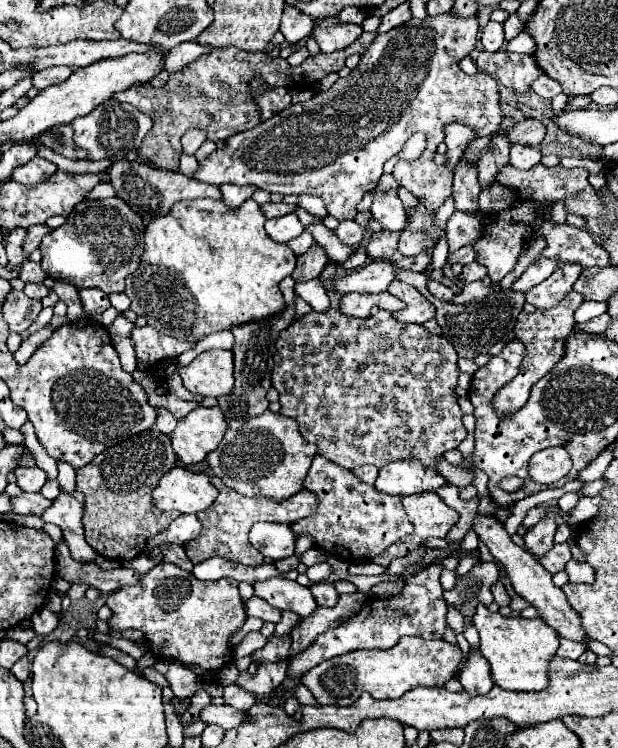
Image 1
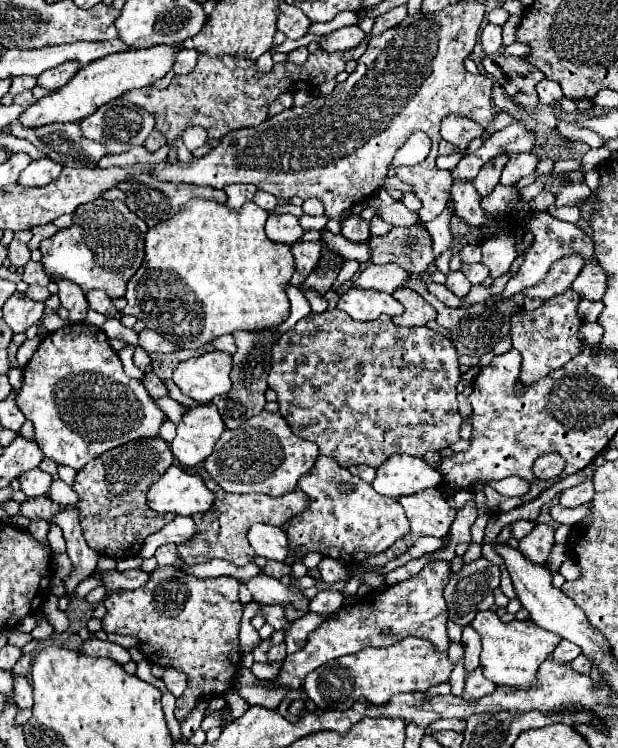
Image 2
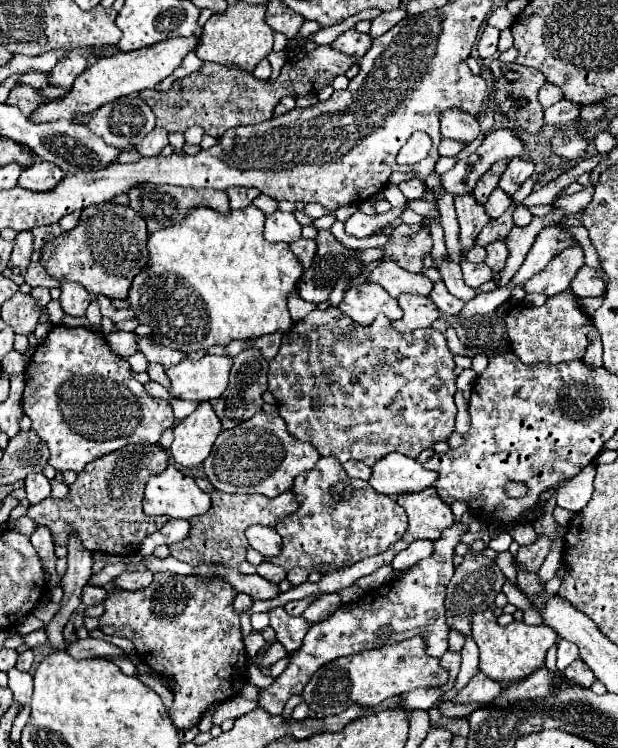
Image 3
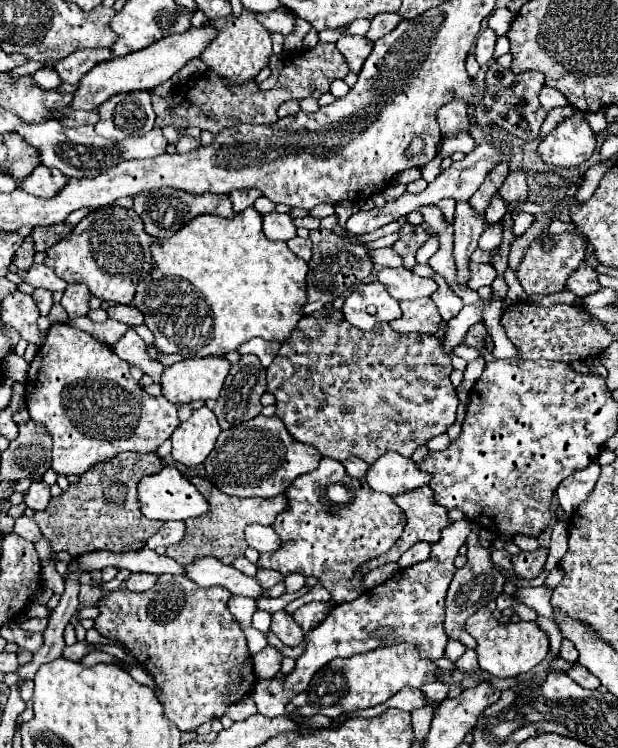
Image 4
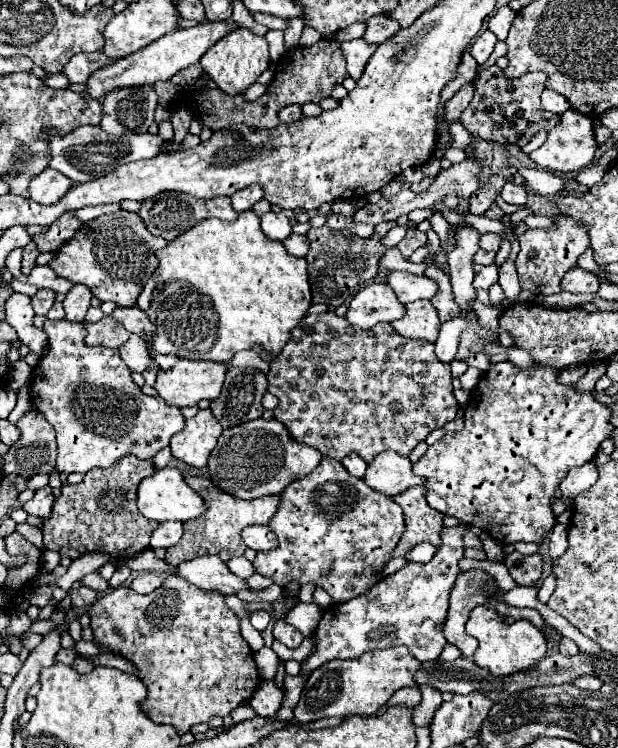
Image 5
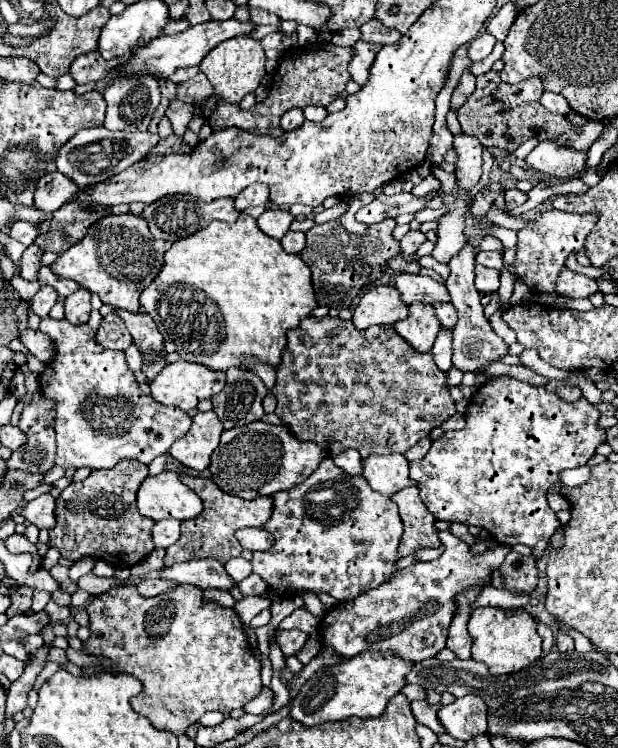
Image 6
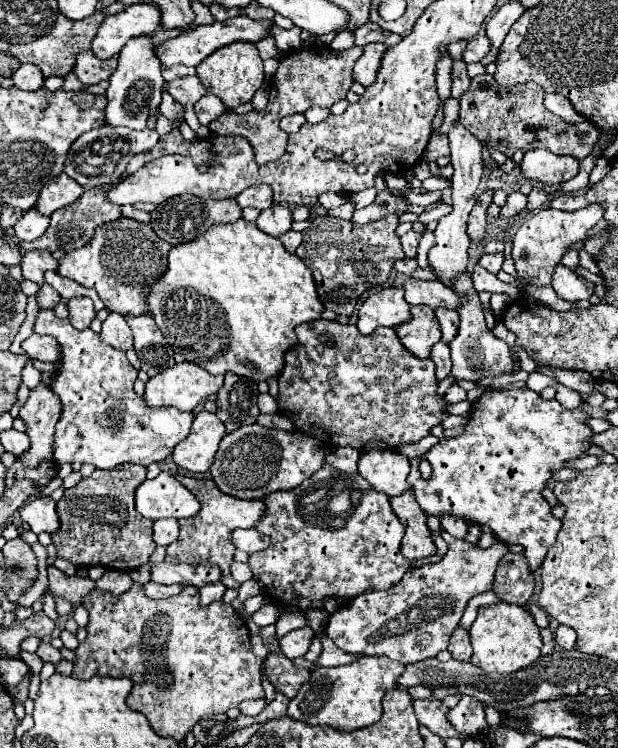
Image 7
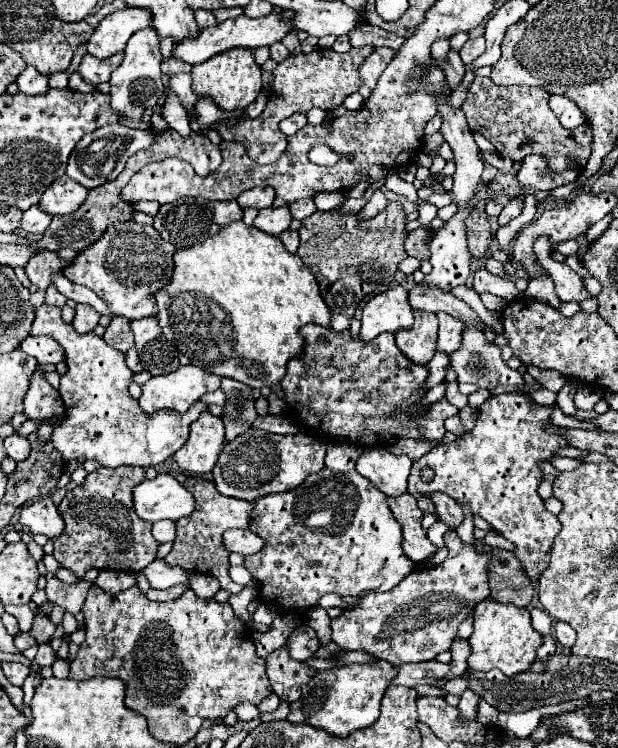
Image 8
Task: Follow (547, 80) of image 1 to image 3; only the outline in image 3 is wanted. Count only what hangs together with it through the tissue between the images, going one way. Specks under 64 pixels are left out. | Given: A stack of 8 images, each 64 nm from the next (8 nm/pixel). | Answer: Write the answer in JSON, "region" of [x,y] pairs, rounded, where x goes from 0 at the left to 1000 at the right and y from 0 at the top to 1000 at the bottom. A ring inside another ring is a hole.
{"region":[[[880,112],[877,118],[874,118],[874,139],[880,142],[880,144],[887,144],[887,142],[893,142],[893,139],[900,139],[900,136],[906,136],[913,128],[909,128],[909,123],[906,123],[906,118],[900,118],[896,112]]]}

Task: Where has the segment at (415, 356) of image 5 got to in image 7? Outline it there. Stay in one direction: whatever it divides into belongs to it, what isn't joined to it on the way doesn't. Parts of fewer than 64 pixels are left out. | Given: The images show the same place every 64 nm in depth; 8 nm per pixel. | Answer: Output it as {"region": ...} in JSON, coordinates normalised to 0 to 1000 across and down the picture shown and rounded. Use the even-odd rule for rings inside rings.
{"region":[[[508,428],[482,436],[479,449],[482,463],[463,473],[463,489],[450,505],[450,551],[466,556],[482,578],[511,583],[528,599],[570,596],[583,604],[641,602],[650,594],[693,583],[696,572],[725,556],[715,551],[725,537],[706,529],[702,484],[663,476],[634,439],[612,439],[602,449],[583,449],[573,433]]]}

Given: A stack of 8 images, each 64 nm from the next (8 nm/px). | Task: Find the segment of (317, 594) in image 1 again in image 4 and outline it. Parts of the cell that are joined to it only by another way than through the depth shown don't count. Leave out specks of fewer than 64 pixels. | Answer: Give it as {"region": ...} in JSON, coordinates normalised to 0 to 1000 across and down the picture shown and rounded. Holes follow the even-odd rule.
{"region":[[[502,805],[502,807],[492,807],[476,818],[476,829],[485,834],[485,840],[495,848],[505,840],[511,840],[524,829],[524,824],[531,824],[537,810],[540,810],[540,805],[528,805],[528,807],[524,805]]]}

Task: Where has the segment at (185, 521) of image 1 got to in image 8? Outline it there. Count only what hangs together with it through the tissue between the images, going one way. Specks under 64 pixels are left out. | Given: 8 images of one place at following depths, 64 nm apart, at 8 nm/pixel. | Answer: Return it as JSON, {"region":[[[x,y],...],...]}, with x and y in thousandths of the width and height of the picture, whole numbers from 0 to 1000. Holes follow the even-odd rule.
{"region":[[[259,695],[249,698],[246,703],[246,717],[262,727],[262,725],[278,725],[285,717],[285,701],[278,695]]]}

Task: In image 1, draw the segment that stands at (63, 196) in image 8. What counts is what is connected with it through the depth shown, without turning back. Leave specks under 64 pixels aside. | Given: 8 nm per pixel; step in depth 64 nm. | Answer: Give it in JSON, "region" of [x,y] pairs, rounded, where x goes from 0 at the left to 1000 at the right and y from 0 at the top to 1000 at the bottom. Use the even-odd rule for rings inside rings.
{"region":[[[55,209],[45,219],[26,225],[23,241],[32,243],[32,246],[58,249],[58,246],[78,241],[91,227],[94,227],[94,222],[84,219],[81,214],[71,214],[71,211],[65,211],[65,209]]]}

